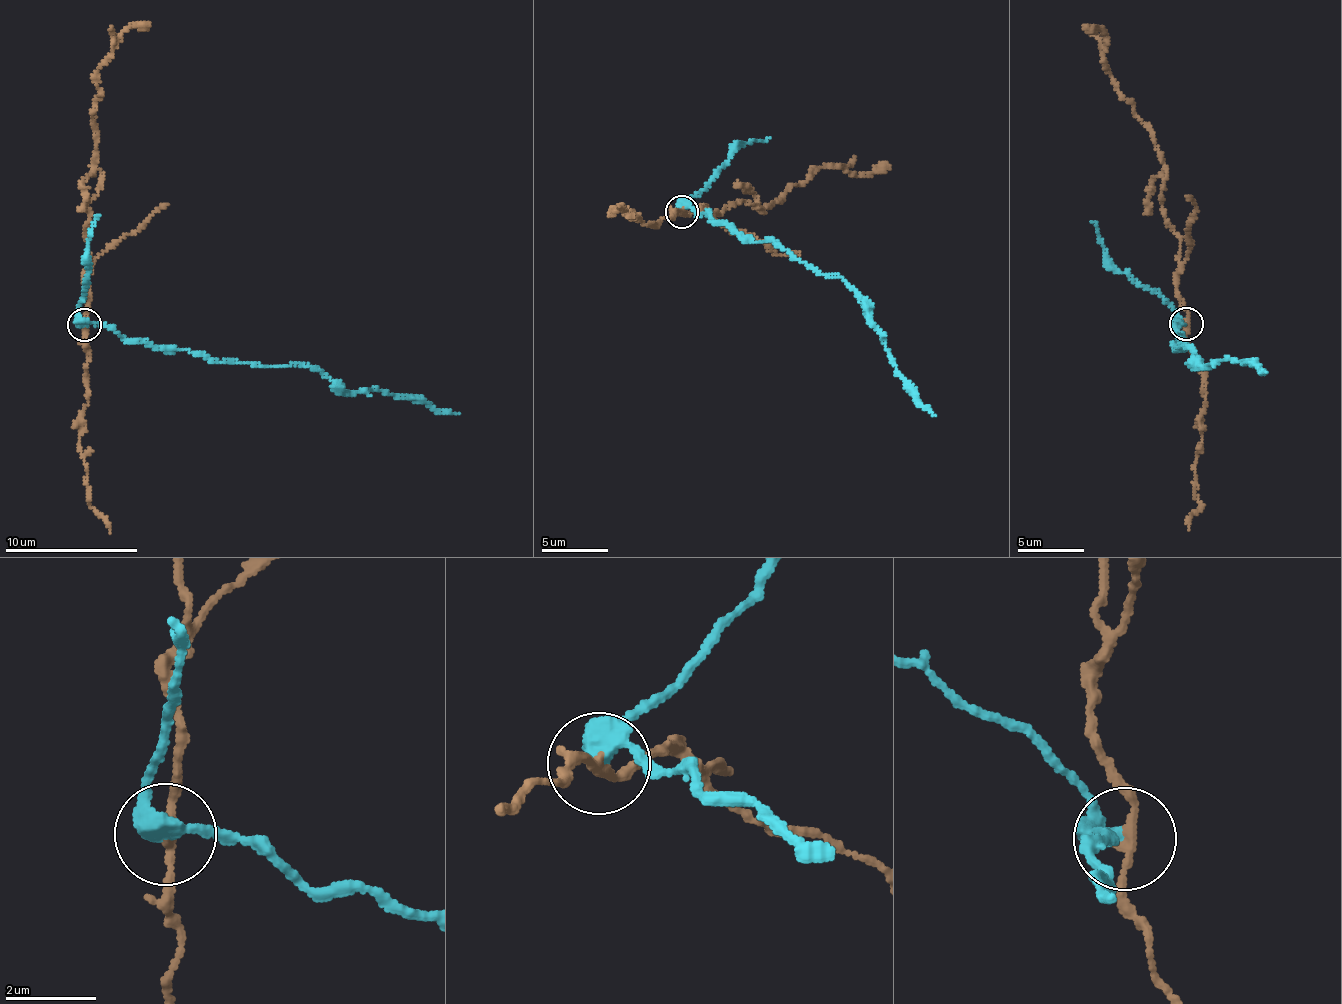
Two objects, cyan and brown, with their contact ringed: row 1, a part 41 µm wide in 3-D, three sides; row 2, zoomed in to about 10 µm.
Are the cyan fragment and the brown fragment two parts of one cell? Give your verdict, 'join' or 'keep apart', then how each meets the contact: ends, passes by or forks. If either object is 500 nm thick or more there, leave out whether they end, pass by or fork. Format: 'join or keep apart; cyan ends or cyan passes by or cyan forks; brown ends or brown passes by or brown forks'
keep apart; cyan passes by; brown passes by

